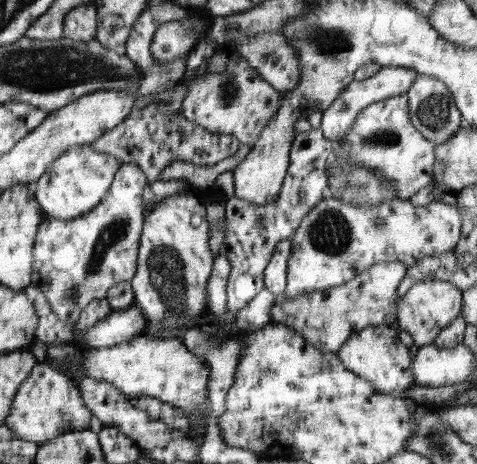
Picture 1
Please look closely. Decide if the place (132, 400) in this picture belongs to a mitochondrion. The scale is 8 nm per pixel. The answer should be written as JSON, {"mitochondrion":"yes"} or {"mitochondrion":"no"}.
{"mitochondrion":"no"}

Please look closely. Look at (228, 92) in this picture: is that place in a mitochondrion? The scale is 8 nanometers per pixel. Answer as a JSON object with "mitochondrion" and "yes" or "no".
{"mitochondrion":"yes"}

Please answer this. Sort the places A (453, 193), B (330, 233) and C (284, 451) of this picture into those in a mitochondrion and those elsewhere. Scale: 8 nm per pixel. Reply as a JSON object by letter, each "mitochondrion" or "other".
{"A":"other","B":"mitochondrion","C":"other"}

